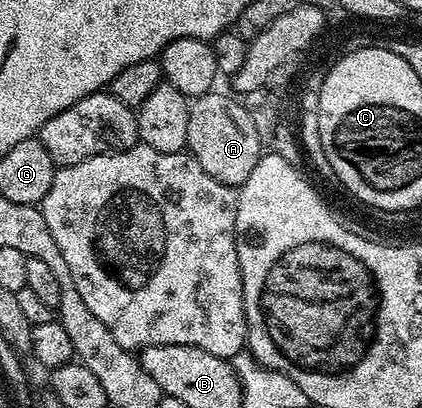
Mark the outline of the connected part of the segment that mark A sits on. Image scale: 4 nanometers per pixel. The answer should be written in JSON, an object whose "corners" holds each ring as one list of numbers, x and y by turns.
{"corners":[[218,93,201,94,190,102,186,150,196,160,196,164,208,172,208,176,220,180,220,184,240,188,248,176,252,176,252,168,256,168,262,159,264,147,245,105,229,93]]}

